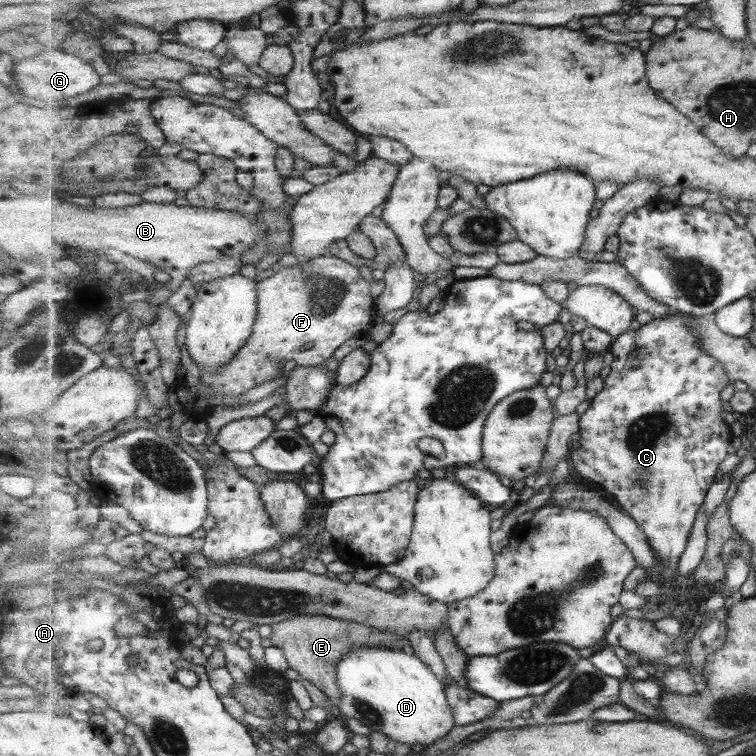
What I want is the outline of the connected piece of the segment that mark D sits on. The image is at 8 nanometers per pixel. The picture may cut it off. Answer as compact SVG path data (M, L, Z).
M360 648L347 655L338 664L338 683L343 691L337 709L346 715L358 718L363 724L371 727L372 732L382 732L391 740L404 743L406 748L412 744L425 747L445 738L458 722L454 709L446 695L446 683L412 651L389 648Z

